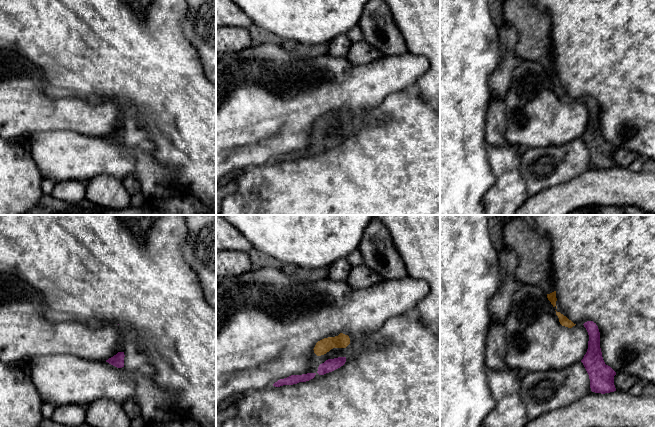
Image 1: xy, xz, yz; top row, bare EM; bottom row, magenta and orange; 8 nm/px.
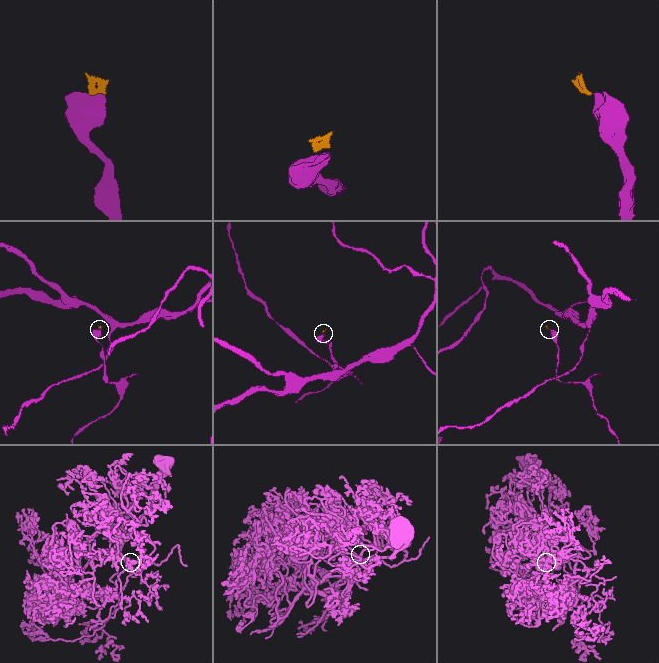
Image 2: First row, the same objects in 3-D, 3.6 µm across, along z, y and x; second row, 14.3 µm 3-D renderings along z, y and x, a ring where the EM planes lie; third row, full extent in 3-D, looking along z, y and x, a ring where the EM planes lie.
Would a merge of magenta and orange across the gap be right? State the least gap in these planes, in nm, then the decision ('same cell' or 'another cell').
50 nm | same cell

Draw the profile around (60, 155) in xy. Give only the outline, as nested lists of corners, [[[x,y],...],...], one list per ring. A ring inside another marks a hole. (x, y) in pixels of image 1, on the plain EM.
[[[41,131],[30,135],[31,155],[42,178],[49,178],[56,183],[80,181],[87,183],[92,178],[108,174],[123,181],[132,175],[138,179],[145,198],[166,198],[187,193],[177,188],[172,182],[173,174],[167,166],[162,166],[151,152],[136,150],[125,143],[117,144],[106,137],[91,137],[73,131]]]

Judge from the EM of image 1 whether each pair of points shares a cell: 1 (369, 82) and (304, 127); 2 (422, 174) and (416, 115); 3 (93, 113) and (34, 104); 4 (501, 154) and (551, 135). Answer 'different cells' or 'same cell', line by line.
1: same cell
2: same cell
3: same cell
4: different cells

